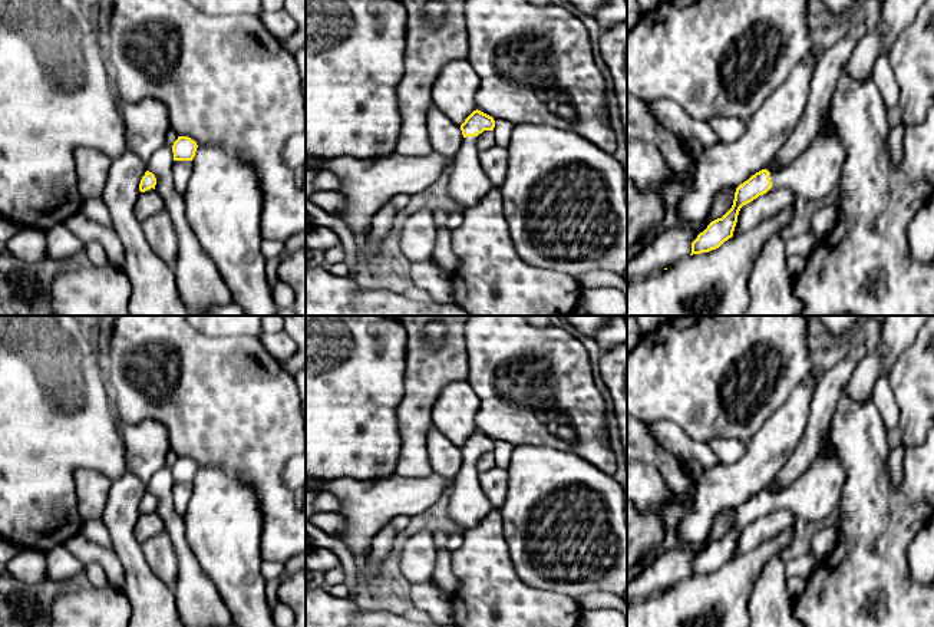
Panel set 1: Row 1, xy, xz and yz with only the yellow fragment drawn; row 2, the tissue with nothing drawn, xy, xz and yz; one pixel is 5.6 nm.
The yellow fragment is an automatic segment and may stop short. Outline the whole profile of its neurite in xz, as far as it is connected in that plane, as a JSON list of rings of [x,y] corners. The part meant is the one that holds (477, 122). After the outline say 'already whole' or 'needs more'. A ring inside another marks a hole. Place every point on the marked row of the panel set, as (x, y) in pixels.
[[[473,110],[461,125],[465,142],[453,158],[449,171],[449,195],[462,208],[478,204],[492,188],[489,178],[479,165],[473,138],[483,131],[494,131],[492,116]]] | needs more

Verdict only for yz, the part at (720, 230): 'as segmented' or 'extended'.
extended

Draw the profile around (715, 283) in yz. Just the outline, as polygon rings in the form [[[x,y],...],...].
[[[793,204],[756,228],[733,235],[719,248],[693,254],[656,275],[627,283],[627,316],[743,316],[749,306],[747,281],[756,257],[773,235],[780,235],[793,217]]]

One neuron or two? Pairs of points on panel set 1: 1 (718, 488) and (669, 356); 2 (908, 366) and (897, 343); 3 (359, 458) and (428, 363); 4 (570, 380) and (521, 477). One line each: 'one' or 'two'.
1: two
2: two
3: two
4: two

